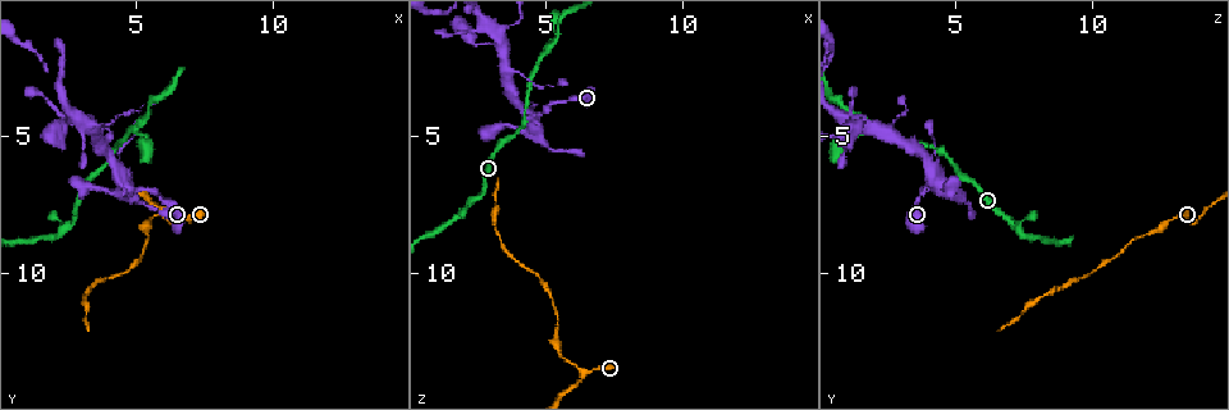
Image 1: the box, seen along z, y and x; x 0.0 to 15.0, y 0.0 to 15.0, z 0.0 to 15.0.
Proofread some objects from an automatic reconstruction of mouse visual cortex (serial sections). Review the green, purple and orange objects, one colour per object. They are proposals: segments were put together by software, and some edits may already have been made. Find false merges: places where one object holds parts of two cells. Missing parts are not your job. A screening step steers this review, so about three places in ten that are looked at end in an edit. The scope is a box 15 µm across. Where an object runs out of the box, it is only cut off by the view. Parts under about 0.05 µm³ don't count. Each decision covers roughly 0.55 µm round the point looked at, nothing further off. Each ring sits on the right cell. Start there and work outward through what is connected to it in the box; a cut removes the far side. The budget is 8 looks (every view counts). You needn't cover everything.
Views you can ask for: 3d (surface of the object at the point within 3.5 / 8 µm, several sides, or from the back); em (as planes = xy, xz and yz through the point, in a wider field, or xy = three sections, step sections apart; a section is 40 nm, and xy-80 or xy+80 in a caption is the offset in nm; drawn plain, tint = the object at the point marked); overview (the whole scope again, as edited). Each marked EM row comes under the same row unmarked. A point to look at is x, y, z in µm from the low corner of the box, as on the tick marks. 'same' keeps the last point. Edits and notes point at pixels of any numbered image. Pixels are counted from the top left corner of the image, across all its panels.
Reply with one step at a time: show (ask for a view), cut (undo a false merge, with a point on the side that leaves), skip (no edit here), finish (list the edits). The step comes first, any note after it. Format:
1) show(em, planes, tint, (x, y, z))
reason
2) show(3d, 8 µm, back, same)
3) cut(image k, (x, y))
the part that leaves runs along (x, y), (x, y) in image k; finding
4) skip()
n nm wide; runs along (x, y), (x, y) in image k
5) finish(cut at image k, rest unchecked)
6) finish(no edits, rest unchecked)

show(3d, 3.5 µm, (4.7, 6.9, 4.4))
arms part here

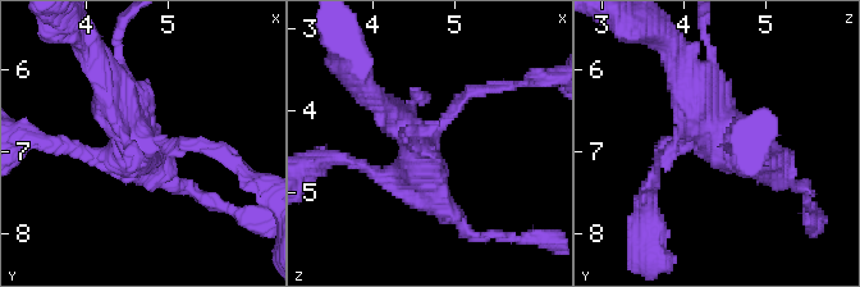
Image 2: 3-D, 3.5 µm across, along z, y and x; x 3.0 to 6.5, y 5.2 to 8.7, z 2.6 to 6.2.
show(em, planes, tint, (4.65, 6.80, 4.35))

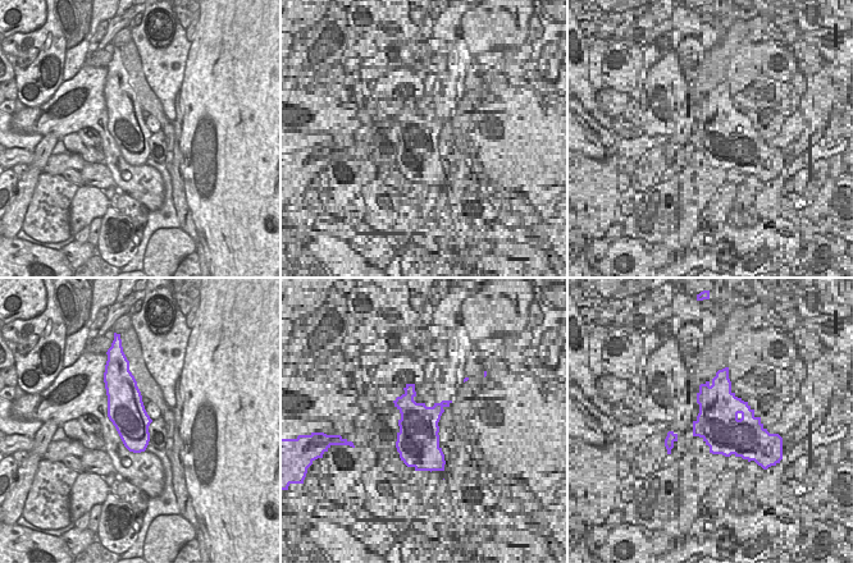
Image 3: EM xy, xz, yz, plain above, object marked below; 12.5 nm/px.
skip()
runs along (196, 146), (145, 142), (103, 63) in image 2; all the same cell

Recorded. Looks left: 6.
show(3d, 3.5 µm, (3.1, 4.5, 1.0))
sudden change in width

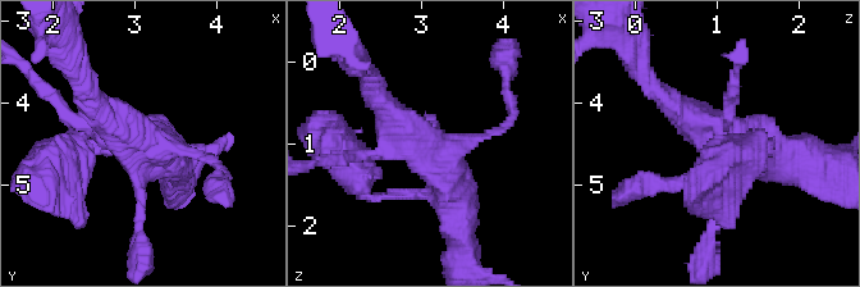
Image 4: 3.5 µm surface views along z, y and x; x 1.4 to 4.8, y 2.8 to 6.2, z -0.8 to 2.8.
show(em, xy, step 3, tint, (3.00, 4.50, 1.10))
shape alone is not enough

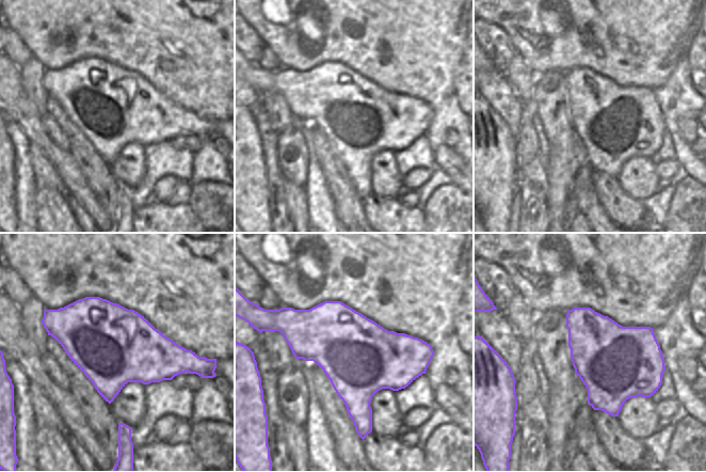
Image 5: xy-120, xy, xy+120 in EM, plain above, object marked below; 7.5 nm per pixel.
skip()
runs along (461, 240), (449, 174), (385, 109) in image 4; continuous, no second cell

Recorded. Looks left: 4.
show(3d, 3.5 µm, (4.7, 4.8, 2.2))
side arm on a straight run

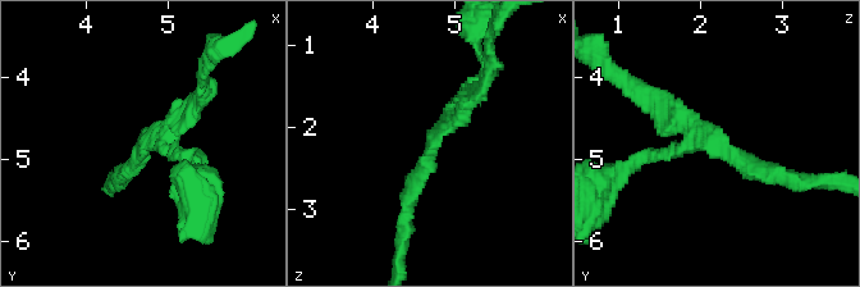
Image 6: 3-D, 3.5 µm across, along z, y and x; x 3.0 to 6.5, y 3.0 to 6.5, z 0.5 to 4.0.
show(em, xy, step 5, tint, (4.75, 4.80, 2.20))

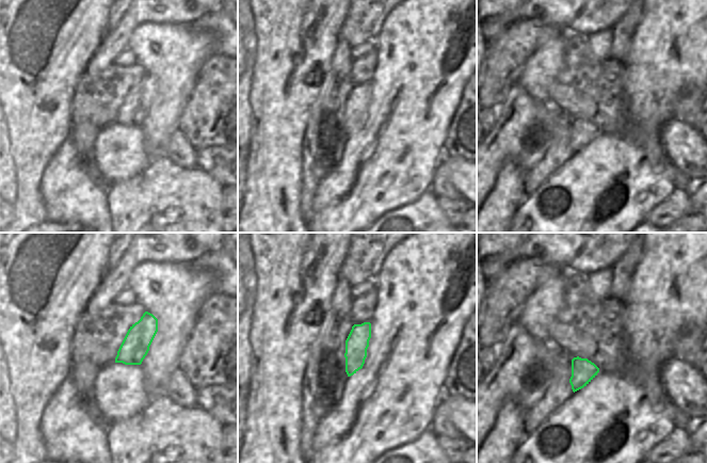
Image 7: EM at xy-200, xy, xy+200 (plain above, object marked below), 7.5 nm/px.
show(em, xy, step 3, tint, same)

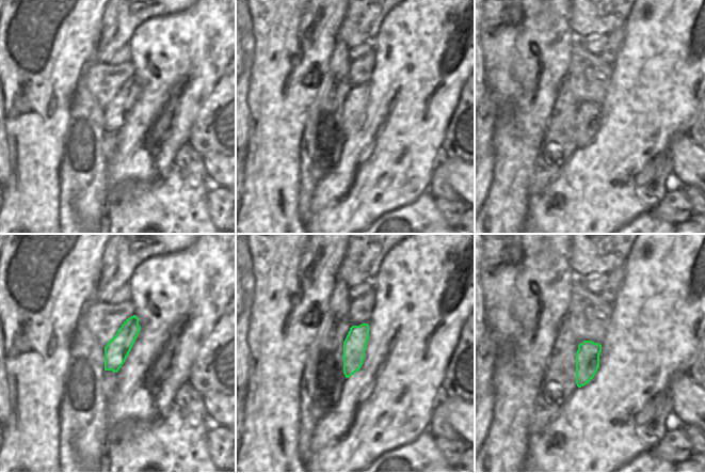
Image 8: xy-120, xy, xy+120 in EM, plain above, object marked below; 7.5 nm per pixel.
skip()
3 arms; arms of 150, 200, 250 nm; runs along (408, 206), (431, 135), (479, 80) in image 6; all the same cell

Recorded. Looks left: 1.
finish(no edits, rest unchecked)

